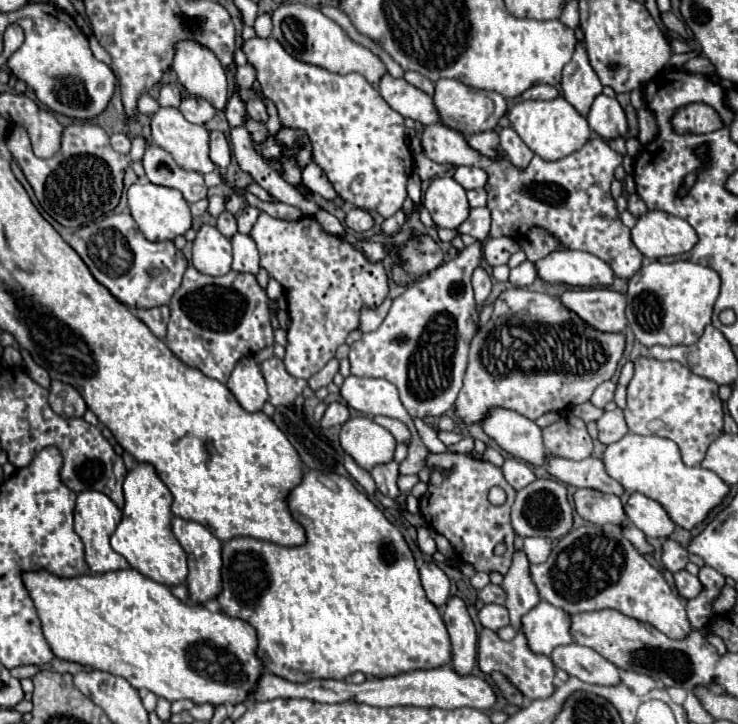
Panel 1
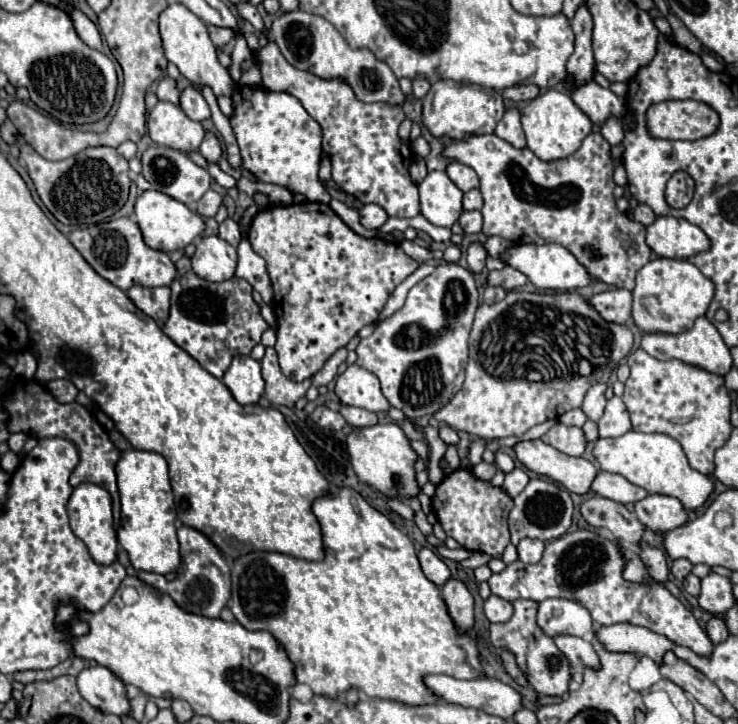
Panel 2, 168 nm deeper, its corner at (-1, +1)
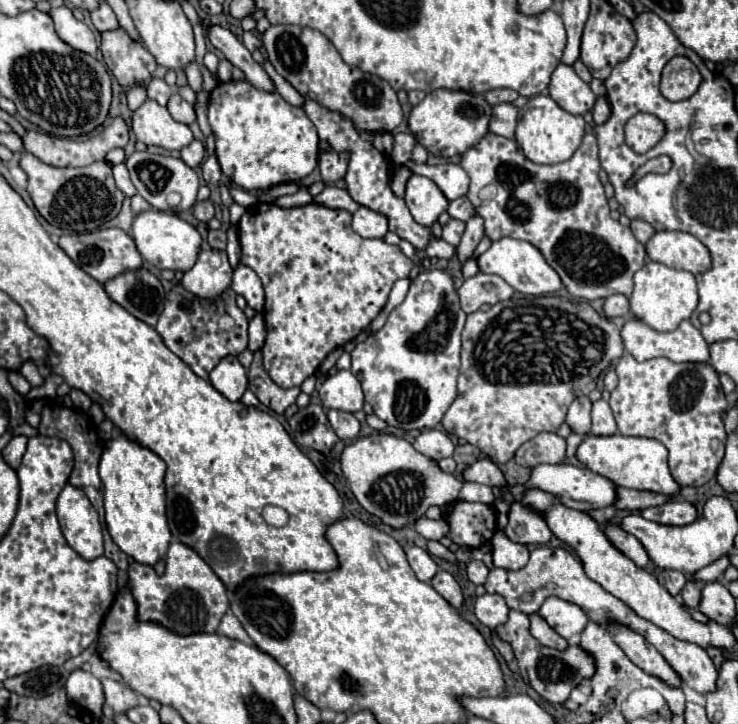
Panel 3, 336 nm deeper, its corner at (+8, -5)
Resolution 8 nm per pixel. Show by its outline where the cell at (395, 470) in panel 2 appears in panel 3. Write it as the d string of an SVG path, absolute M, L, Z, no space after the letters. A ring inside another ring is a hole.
M380 434L378 438L370 438L370 436L368 438L358 438L356 442L352 442L350 446L344 448L340 464L342 464L342 472L348 480L348 486L354 492L360 506L364 510L368 510L370 514L378 516L384 524L388 524L392 528L404 528L404 526L414 524L418 518L422 518L426 514L426 510L430 506L440 506L442 508L444 504L456 502L458 492L462 488L462 482L458 486L458 478L454 474L442 472L436 460L416 452L414 446L408 440L404 440L400 436L392 436L392 434Z

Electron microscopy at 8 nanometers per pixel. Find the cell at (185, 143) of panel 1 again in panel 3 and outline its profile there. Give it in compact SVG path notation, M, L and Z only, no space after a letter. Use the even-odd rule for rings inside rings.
M146 100L132 112L130 128L138 142L144 142L146 146L160 146L166 150L180 150L194 140L190 128L176 122L170 116L168 108L160 106L154 100Z

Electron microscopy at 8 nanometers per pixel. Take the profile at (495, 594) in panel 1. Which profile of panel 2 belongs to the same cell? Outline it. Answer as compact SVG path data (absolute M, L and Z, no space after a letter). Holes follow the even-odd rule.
M577 530L551 540L537 564L523 564L521 560L517 560L509 564L501 574L493 574L489 578L489 588L491 594L509 602L517 598L529 598L535 602L541 602L545 598L567 598L585 606L591 612L593 622L597 624L607 626L617 622L631 622L651 628L653 632L659 632L671 642L683 644L693 652L711 652L713 644L691 610L687 610L655 578L649 578L647 582L627 582L623 578L625 564L625 556L617 540L591 530Z

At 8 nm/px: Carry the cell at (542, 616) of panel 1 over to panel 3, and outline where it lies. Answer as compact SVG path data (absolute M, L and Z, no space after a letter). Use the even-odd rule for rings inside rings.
M548 596L538 614L542 614L550 628L554 628L566 640L574 634L580 634L588 622L588 614L580 606L560 600L556 596Z

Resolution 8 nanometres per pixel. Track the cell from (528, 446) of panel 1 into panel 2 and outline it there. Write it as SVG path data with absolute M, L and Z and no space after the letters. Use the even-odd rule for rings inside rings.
M523 440L513 446L517 460L535 474L549 476L555 482L561 482L569 492L585 494L589 492L591 480L595 478L597 468L585 458L567 456L543 440Z

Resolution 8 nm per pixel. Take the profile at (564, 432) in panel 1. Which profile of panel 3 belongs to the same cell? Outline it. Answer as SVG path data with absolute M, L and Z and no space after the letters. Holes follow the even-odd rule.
M542 432L518 448L514 462L524 468L534 468L538 464L560 464L564 462L564 454L566 440L558 434Z

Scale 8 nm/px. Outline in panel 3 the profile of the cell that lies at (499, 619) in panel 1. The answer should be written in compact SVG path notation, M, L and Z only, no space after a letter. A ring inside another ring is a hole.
M484 594L476 600L476 616L488 628L496 628L504 624L508 620L508 612L510 608L506 606L500 594Z

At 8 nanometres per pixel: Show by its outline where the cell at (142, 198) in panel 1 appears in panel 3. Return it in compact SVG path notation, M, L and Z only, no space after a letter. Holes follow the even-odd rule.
M160 210L142 212L134 218L132 232L134 232L134 242L136 242L140 256L158 270L186 272L198 260L198 252L200 252L200 246L202 246L202 238L200 238L198 230L192 224L188 224L186 220L182 220L174 214L160 212Z

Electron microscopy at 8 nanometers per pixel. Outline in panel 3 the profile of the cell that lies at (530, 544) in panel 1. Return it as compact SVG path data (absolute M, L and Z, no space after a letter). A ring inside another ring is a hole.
M498 530L492 540L492 562L496 568L504 568L504 570L520 570L522 566L526 566L530 550L524 544L512 542L502 530Z

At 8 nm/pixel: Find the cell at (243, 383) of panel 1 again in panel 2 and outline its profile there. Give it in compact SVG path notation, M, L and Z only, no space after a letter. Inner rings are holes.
M235 356L223 376L223 384L231 390L233 398L239 404L257 404L265 390L265 382L261 378L261 364L251 356Z

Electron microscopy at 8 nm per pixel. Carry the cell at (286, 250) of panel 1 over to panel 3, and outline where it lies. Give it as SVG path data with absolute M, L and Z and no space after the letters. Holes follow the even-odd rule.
M270 202L250 206L238 222L242 264L252 268L264 284L266 304L266 342L262 346L264 370L282 388L300 386L308 376L314 376L322 360L342 344L354 340L388 302L392 284L408 278L414 262L402 254L398 246L388 244L384 238L366 240L358 238L350 226L352 214L334 210L316 202L298 208L280 208Z

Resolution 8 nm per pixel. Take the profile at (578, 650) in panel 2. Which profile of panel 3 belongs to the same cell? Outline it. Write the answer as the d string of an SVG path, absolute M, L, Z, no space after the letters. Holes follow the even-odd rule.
M530 614L530 632L540 644L544 644L548 648L566 650L566 646L568 646L568 642L560 634L556 634L540 614Z

